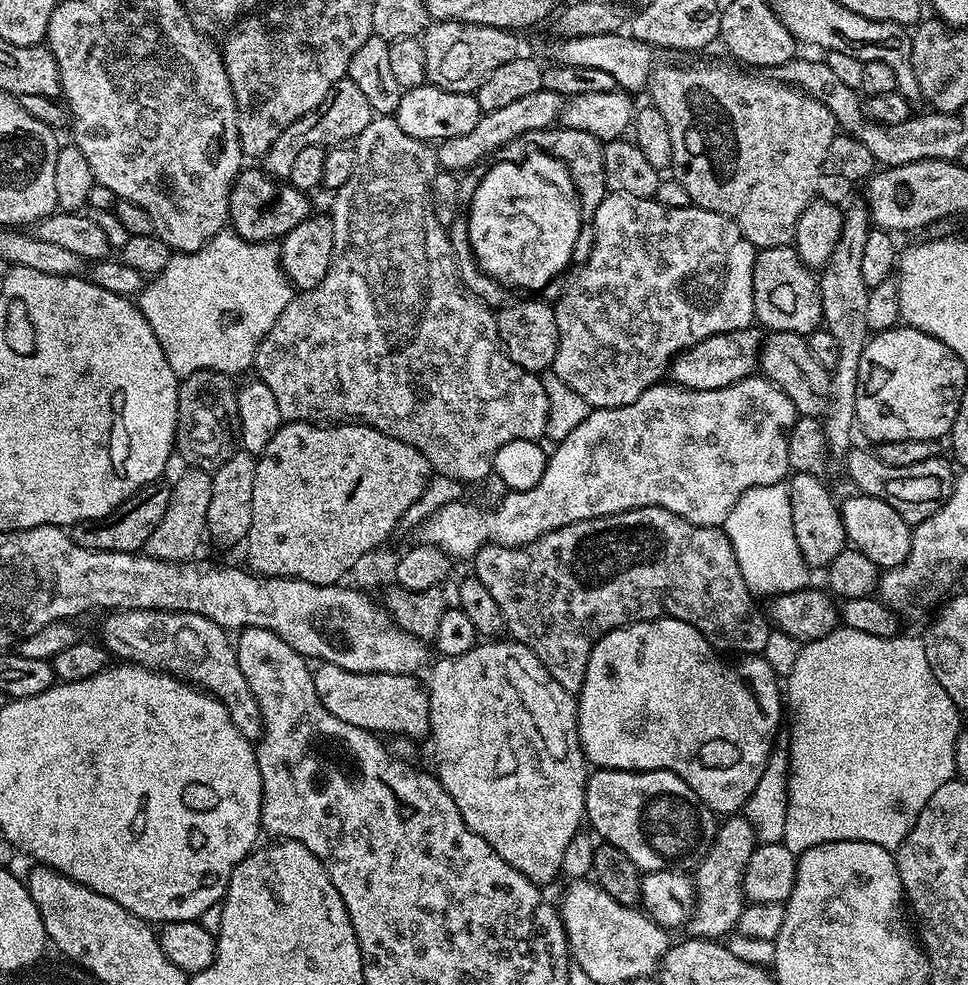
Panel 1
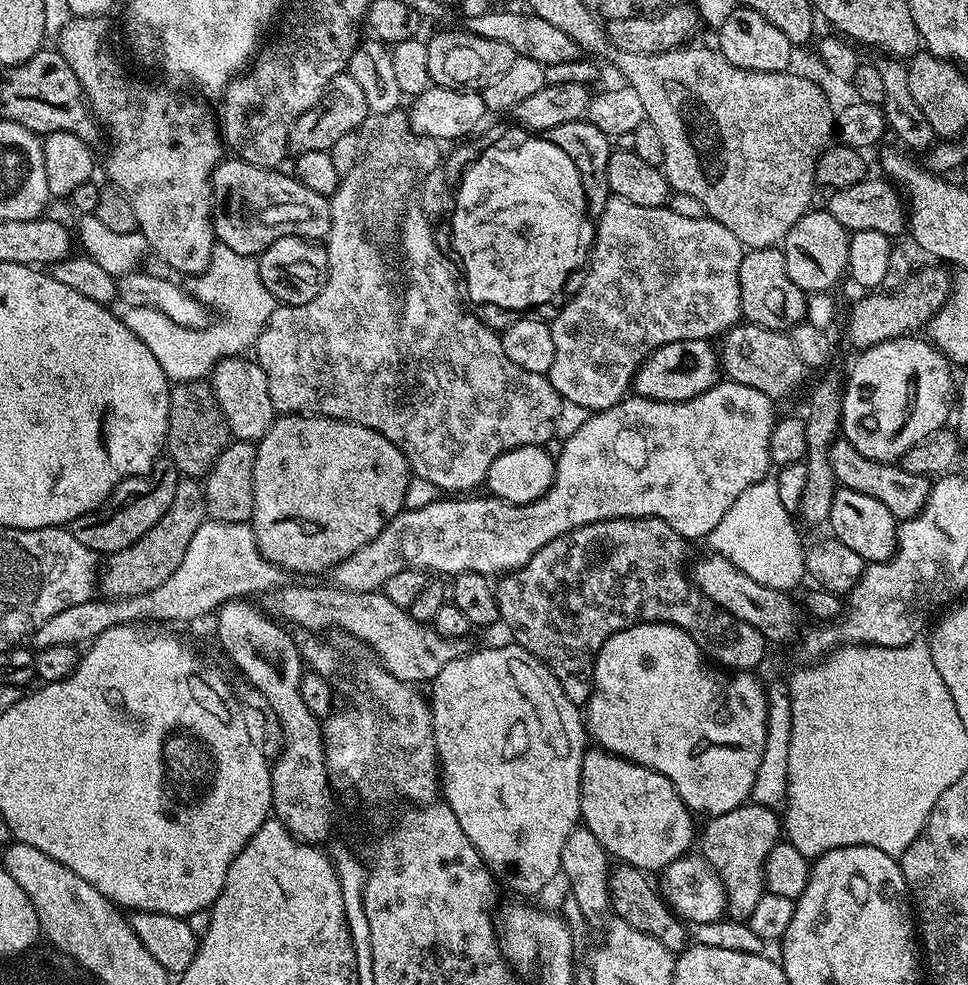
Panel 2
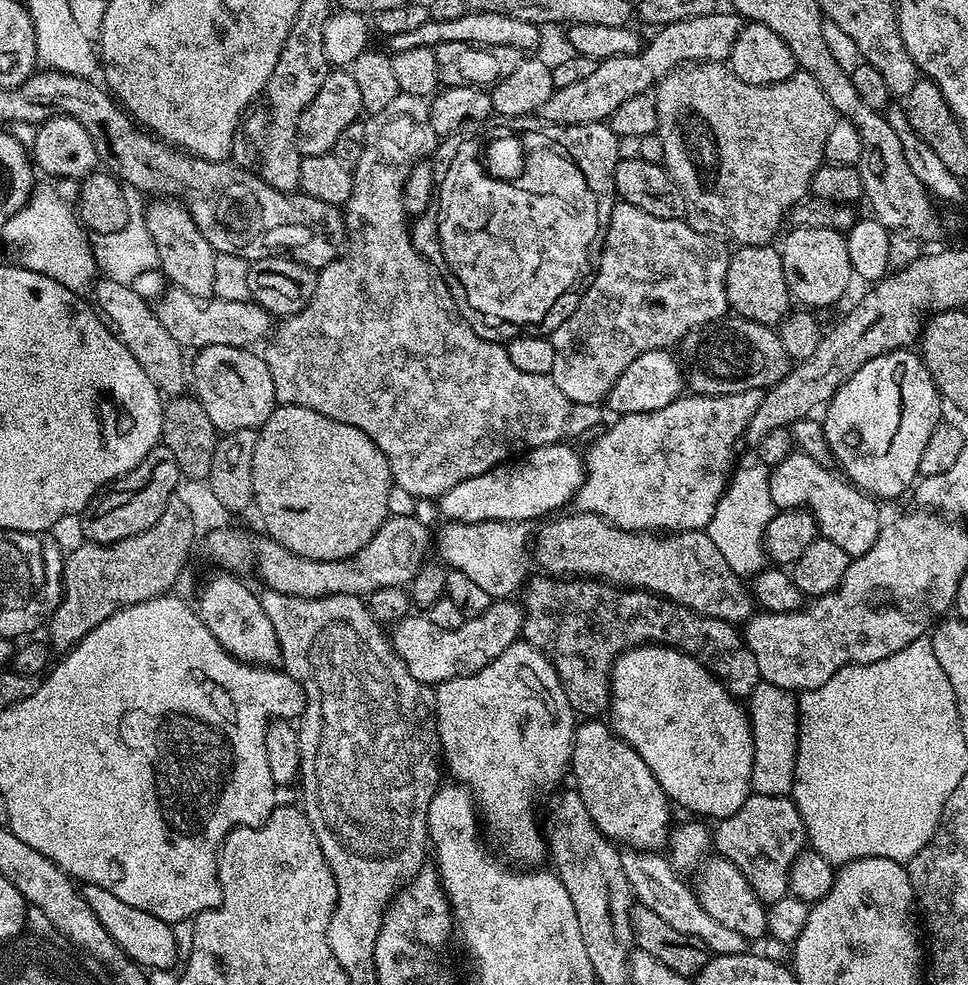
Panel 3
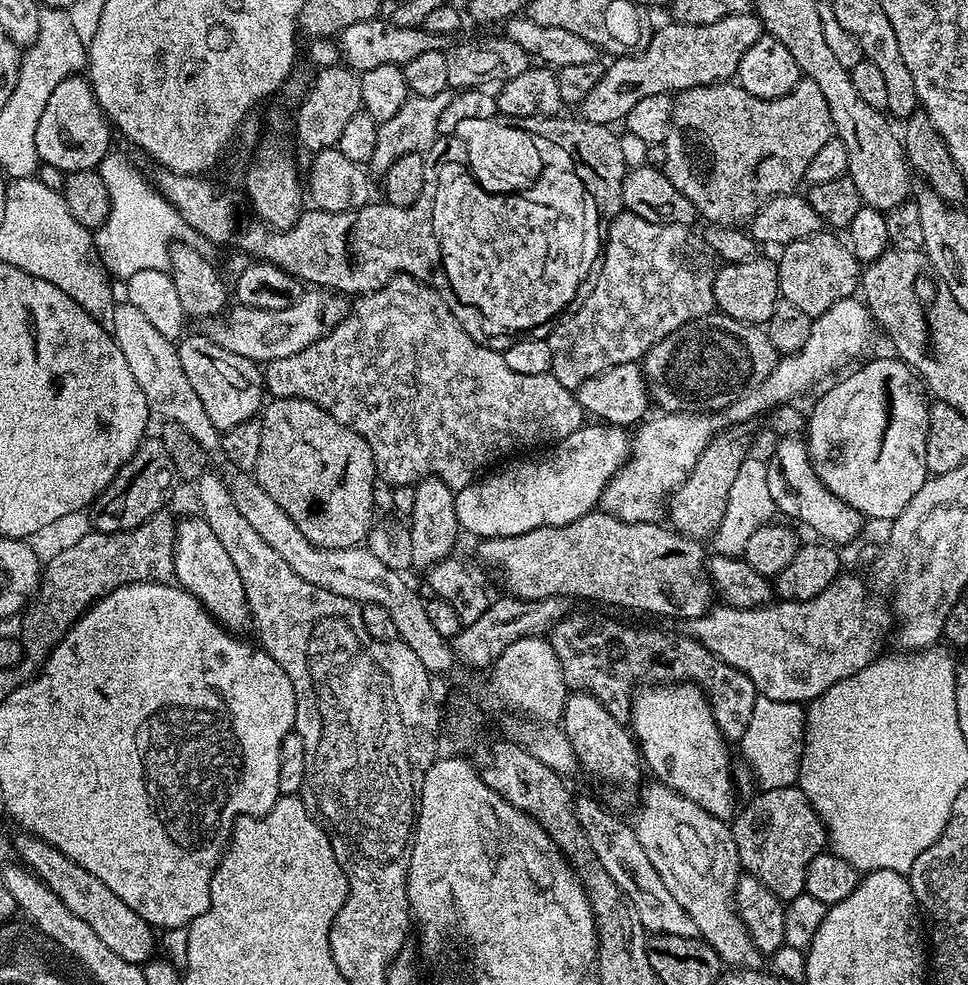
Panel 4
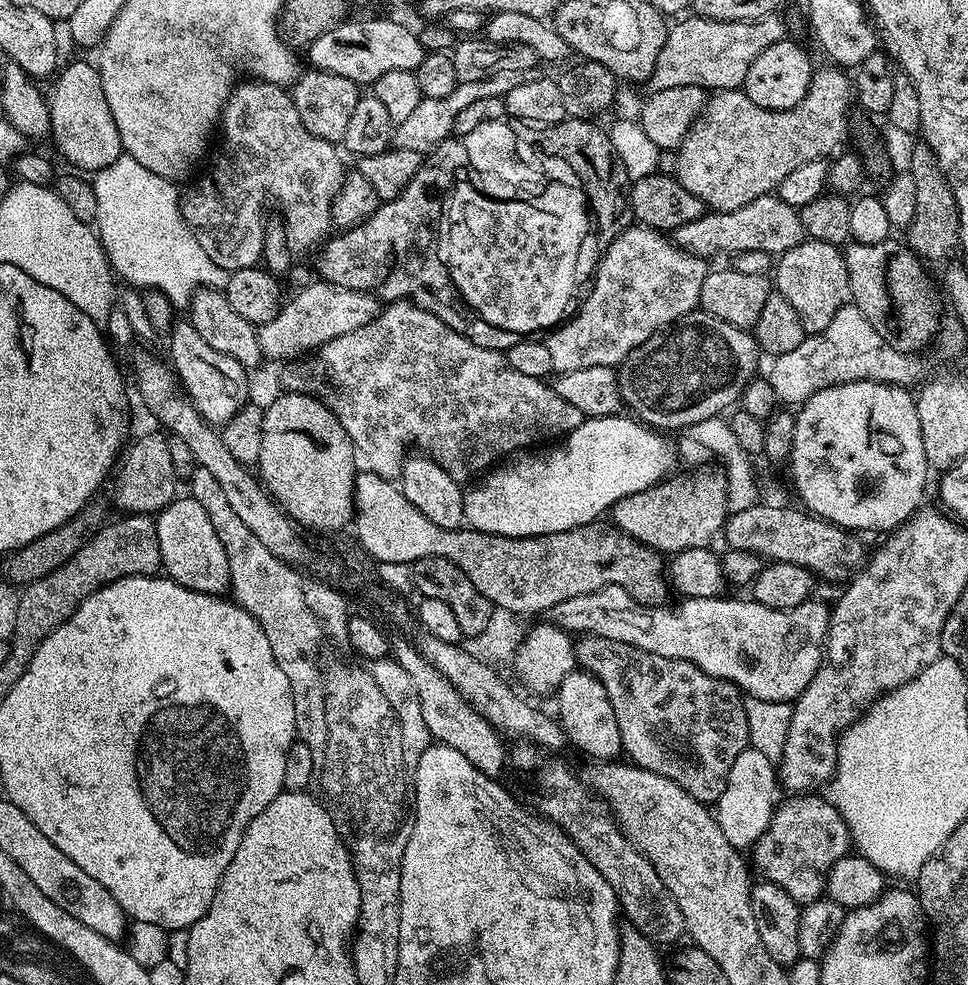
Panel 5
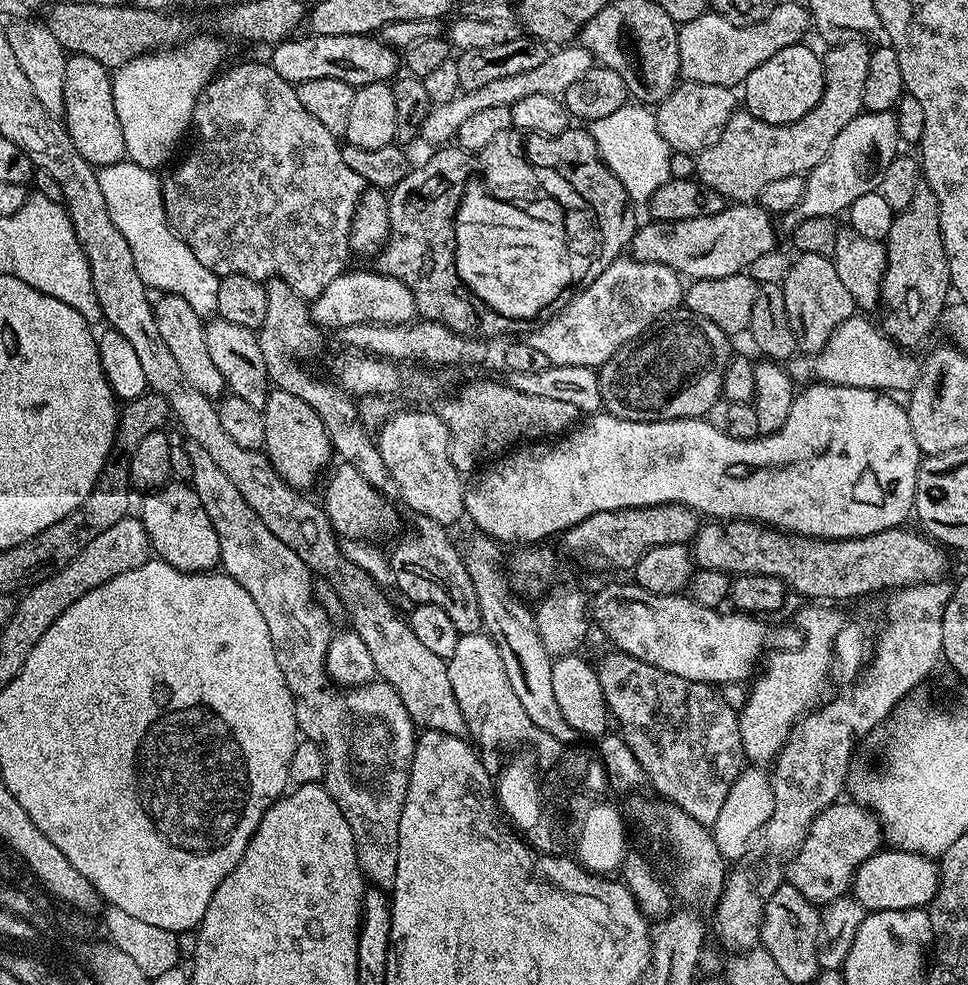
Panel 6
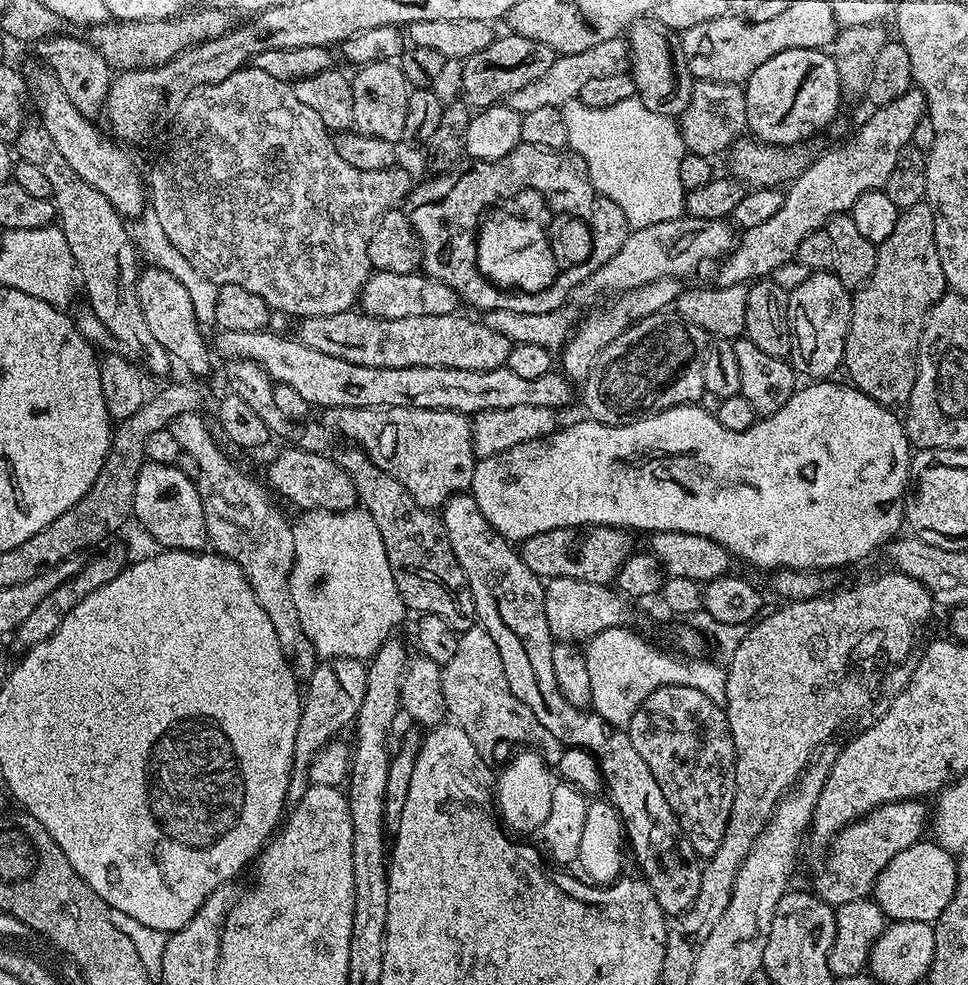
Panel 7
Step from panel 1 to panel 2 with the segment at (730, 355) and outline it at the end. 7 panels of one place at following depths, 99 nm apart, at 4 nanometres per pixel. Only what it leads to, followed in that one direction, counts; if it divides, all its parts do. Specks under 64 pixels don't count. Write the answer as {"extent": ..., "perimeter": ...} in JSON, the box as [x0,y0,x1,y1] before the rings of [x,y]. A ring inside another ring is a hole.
{"extent":[634,340,722,402],"perimeter":[[[712,340],[670,342],[654,350],[642,362],[634,381],[635,395],[658,402],[682,402],[706,394],[722,376],[720,357]]]}

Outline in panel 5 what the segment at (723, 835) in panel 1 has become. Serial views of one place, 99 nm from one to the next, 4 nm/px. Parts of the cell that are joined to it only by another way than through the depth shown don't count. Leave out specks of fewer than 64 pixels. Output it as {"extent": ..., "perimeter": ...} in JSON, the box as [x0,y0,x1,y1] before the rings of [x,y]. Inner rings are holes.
{"extent":[750,794,852,905],"perimeter":[[[792,794],[775,805],[765,832],[750,848],[751,863],[763,879],[782,886],[798,905],[806,905],[825,895],[824,887],[830,868],[838,858],[849,855],[852,835],[842,822],[842,814],[820,794]]]}

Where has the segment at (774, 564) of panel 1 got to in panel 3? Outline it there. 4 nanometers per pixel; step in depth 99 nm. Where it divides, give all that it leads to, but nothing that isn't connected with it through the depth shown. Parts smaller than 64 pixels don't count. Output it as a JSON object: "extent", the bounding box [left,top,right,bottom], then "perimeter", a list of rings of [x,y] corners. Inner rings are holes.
{"extent":[706,462,778,578],"perimeter":[[[759,462],[737,467],[733,471],[727,488],[720,495],[718,506],[706,529],[710,542],[718,546],[722,558],[730,562],[730,570],[742,578],[751,578],[766,567],[764,531],[772,515],[778,509],[770,498],[770,470]]]}

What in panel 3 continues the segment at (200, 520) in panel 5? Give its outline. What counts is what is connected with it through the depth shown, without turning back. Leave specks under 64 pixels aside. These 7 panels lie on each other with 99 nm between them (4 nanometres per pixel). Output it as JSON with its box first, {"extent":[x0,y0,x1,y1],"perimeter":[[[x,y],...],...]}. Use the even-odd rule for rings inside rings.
{"extent":[198,574,280,666],"perimeter":[[[216,574],[204,584],[200,592],[198,611],[202,622],[218,638],[218,642],[234,658],[247,664],[276,666],[280,664],[280,647],[278,636],[274,634],[274,626],[270,618],[266,618],[266,610],[262,610],[259,595],[251,592],[236,574]]]}

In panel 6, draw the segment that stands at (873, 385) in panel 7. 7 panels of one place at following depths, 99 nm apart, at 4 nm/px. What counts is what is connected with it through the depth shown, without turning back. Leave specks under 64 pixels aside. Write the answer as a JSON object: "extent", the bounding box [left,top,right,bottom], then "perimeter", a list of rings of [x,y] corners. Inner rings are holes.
{"extent":[880,182,952,350],"perimeter":[[[921,182],[914,190],[910,206],[893,215],[886,247],[886,274],[880,283],[880,298],[885,308],[882,332],[901,348],[916,350],[912,348],[918,347],[931,334],[932,327],[941,323],[952,288],[950,266],[942,242],[938,198],[928,184]]]}

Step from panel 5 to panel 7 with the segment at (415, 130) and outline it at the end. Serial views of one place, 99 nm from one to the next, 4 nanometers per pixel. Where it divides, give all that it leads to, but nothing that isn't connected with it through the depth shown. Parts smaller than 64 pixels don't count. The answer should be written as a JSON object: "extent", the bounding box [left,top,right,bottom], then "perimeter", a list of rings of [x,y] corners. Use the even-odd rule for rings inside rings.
{"extent":[507,38,630,114],"perimeter":[[[617,38],[610,42],[602,42],[598,46],[590,46],[590,50],[582,50],[582,54],[570,54],[569,56],[557,55],[554,66],[542,74],[534,82],[522,86],[522,90],[514,90],[510,94],[507,103],[510,110],[521,114],[532,110],[541,109],[542,106],[552,106],[563,109],[564,105],[571,104],[579,97],[582,85],[591,82],[594,78],[602,78],[609,74],[628,72],[630,68],[630,48],[623,39]]]}

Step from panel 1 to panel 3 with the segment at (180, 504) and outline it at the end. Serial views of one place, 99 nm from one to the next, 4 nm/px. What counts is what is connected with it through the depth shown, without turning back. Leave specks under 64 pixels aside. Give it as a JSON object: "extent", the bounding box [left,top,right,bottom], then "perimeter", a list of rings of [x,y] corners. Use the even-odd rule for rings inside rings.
{"extent":[46,502,196,654],"perimeter":[[[179,502],[168,505],[168,509],[150,526],[150,530],[142,530],[134,538],[119,540],[113,544],[90,544],[80,542],[80,545],[64,556],[64,575],[62,577],[62,591],[60,601],[46,621],[48,628],[47,643],[57,653],[63,654],[74,647],[94,626],[106,622],[110,614],[114,614],[120,608],[134,606],[138,602],[153,600],[159,596],[171,593],[176,584],[176,579],[184,572],[184,563],[192,552],[192,543],[196,540],[196,524],[192,516]]]}

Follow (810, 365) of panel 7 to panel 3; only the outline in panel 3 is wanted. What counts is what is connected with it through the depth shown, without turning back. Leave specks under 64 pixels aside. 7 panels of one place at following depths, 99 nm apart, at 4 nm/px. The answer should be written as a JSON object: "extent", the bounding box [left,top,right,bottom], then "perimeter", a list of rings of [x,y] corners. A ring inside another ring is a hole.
{"extent":[778,226,854,310],"perimeter":[[[792,226],[783,233],[783,236],[778,247],[782,258],[782,270],[786,274],[786,286],[792,293],[793,301],[801,300],[801,305],[812,310],[828,308],[831,304],[838,303],[843,298],[848,283],[854,280],[850,253],[846,250],[845,233],[835,232],[833,228]]]}

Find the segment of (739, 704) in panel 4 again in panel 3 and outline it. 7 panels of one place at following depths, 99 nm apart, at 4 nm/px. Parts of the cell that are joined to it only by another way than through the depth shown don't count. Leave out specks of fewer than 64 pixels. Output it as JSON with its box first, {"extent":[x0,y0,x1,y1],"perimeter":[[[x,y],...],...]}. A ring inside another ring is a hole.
{"extent":[522,574,761,718],"perimeter":[[[536,574],[536,577],[534,576],[535,575],[533,575],[522,588],[522,597],[524,596],[524,600],[522,599],[522,607],[524,609],[524,631],[522,633],[522,640],[523,643],[534,646],[538,651],[543,652],[544,655],[551,660],[554,670],[562,682],[562,690],[566,694],[566,698],[570,702],[570,706],[577,717],[600,718],[607,713],[608,704],[612,701],[612,667],[614,666],[614,662],[626,649],[636,648],[639,644],[667,644],[669,648],[680,649],[680,651],[685,652],[687,656],[692,656],[698,663],[703,664],[704,667],[728,689],[728,693],[737,698],[747,698],[754,690],[754,686],[758,686],[761,682],[758,662],[754,662],[754,654],[750,654],[750,650],[744,644],[741,629],[735,624],[728,624],[725,620],[719,620],[718,618],[700,616],[694,610],[690,610],[681,604],[675,604],[673,600],[665,600],[664,597],[656,596],[653,592],[629,590],[627,588],[613,588],[610,584],[587,578],[557,578],[547,574]]]}

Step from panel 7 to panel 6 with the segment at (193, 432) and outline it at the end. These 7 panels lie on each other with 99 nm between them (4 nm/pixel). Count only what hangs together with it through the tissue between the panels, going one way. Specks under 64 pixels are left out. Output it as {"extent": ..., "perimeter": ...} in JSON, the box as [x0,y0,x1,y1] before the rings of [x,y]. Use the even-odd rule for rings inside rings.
{"extent":[187,443,418,890],"perimeter":[[[194,443],[187,445],[190,462],[194,462],[194,474],[190,481],[192,489],[202,498],[202,506],[206,506],[206,514],[210,514],[210,522],[214,522],[214,534],[218,534],[218,550],[220,551],[219,567],[227,576],[232,576],[262,613],[262,619],[270,630],[270,642],[274,642],[274,658],[276,668],[282,670],[284,687],[292,696],[294,724],[300,728],[303,739],[313,740],[324,755],[324,789],[338,802],[338,810],[346,814],[346,822],[350,822],[350,830],[356,843],[356,857],[360,870],[369,885],[383,890],[391,889],[394,874],[398,866],[398,822],[402,822],[402,806],[406,802],[408,775],[412,769],[412,759],[416,749],[418,729],[413,724],[410,714],[406,714],[406,706],[402,706],[402,698],[398,698],[398,690],[377,678],[371,684],[362,684],[358,688],[337,690],[328,679],[326,670],[326,650],[334,635],[334,627],[328,616],[312,601],[313,573],[279,538],[274,538],[262,518],[250,510],[246,498],[238,494],[238,486],[222,474],[222,466],[210,459],[210,454],[202,450],[202,446]]]}

